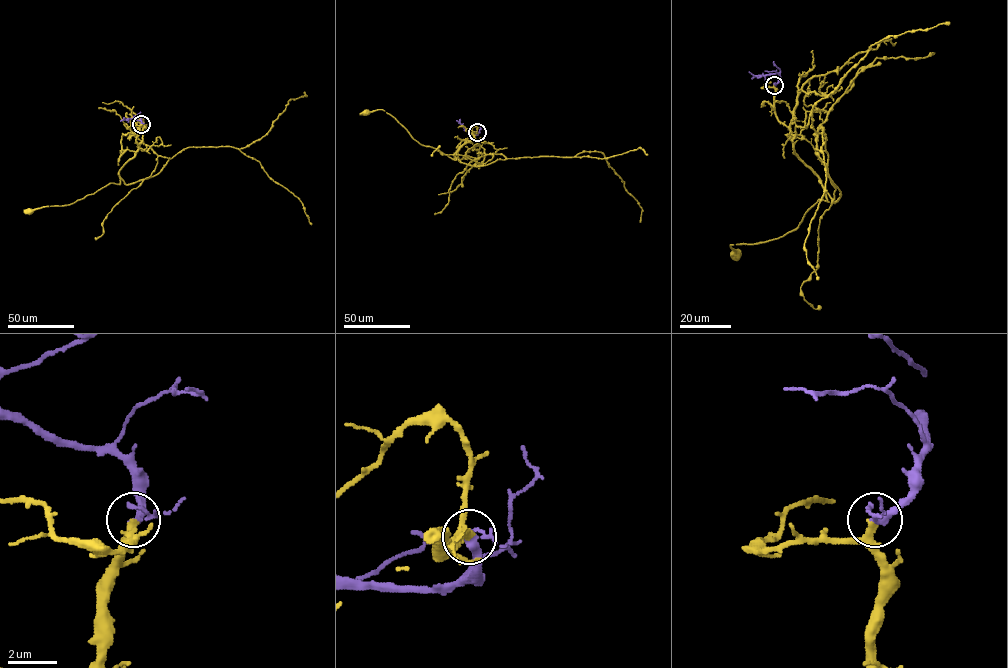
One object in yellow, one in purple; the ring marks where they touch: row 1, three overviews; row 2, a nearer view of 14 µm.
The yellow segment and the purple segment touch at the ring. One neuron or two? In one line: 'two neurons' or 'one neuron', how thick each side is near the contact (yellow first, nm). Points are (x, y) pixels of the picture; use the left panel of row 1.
one neuron; 240 nm thick on the yellow side, 220 nm on the other

